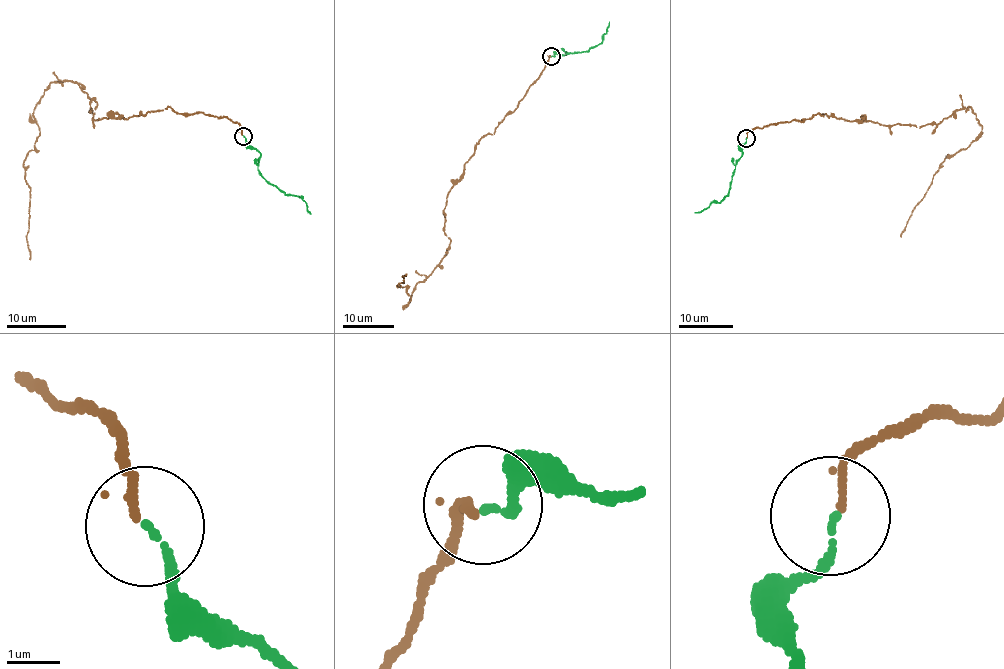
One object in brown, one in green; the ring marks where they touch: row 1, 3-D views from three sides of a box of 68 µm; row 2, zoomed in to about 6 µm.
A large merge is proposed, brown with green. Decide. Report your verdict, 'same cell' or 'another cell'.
same cell

